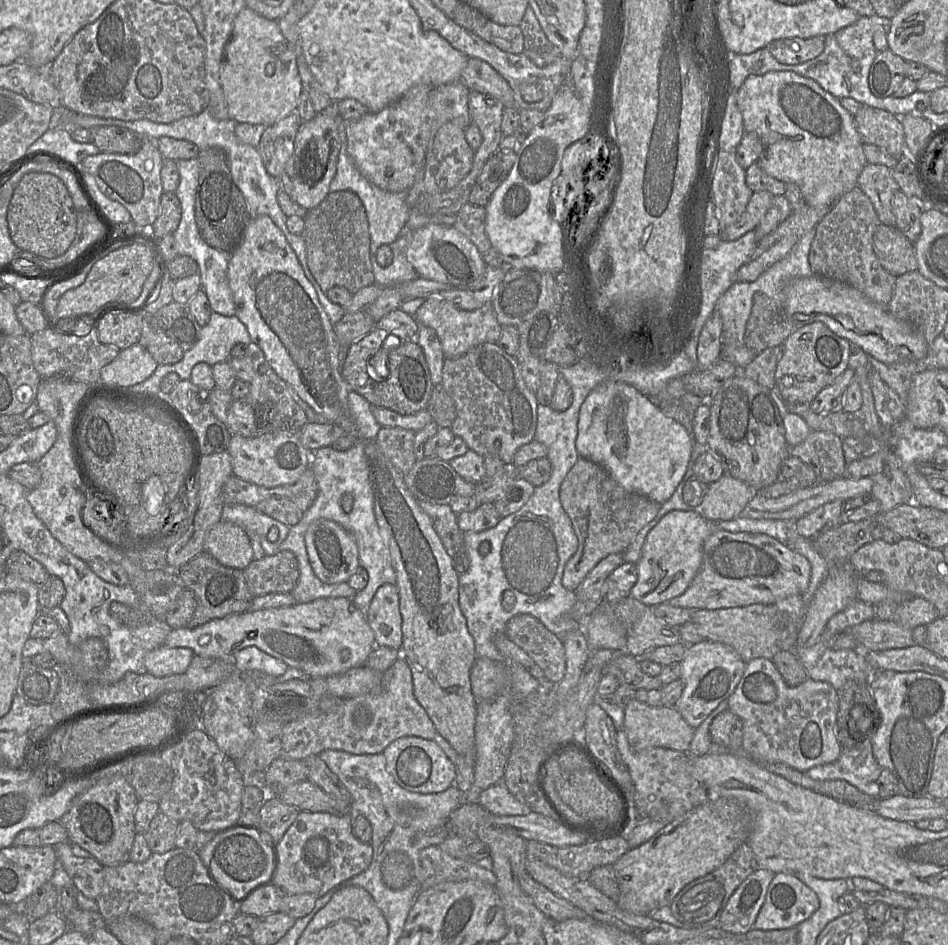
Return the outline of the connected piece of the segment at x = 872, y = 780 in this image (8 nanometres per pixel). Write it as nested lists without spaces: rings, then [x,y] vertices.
[[[864,739],[852,748],[843,748],[836,761],[815,766],[804,774],[815,780],[844,780],[860,791],[880,798],[877,780],[882,769],[874,756],[872,739]]]

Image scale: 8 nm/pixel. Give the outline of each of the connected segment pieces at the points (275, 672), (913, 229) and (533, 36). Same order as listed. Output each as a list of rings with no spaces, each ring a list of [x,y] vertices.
[[[249,646],[236,652],[234,665],[241,673],[262,672],[274,677],[281,676],[288,668],[283,661],[255,646]]]
[[[897,190],[893,195],[895,227],[912,243],[916,242],[922,231],[920,221],[922,211],[917,205],[917,197],[908,197],[901,190]]]
[[[528,5],[519,24],[524,36],[523,53],[538,67],[545,67],[560,57],[560,51],[546,37],[534,11]]]

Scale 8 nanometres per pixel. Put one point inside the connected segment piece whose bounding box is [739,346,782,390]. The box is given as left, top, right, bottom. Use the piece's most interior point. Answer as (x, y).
(762, 368)

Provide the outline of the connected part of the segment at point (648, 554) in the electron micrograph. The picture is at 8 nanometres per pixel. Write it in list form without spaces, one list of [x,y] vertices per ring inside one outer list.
[[[697,511],[667,513],[647,535],[641,558],[636,563],[638,579],[630,596],[651,608],[683,594],[700,569],[703,544],[713,530],[711,522]]]

